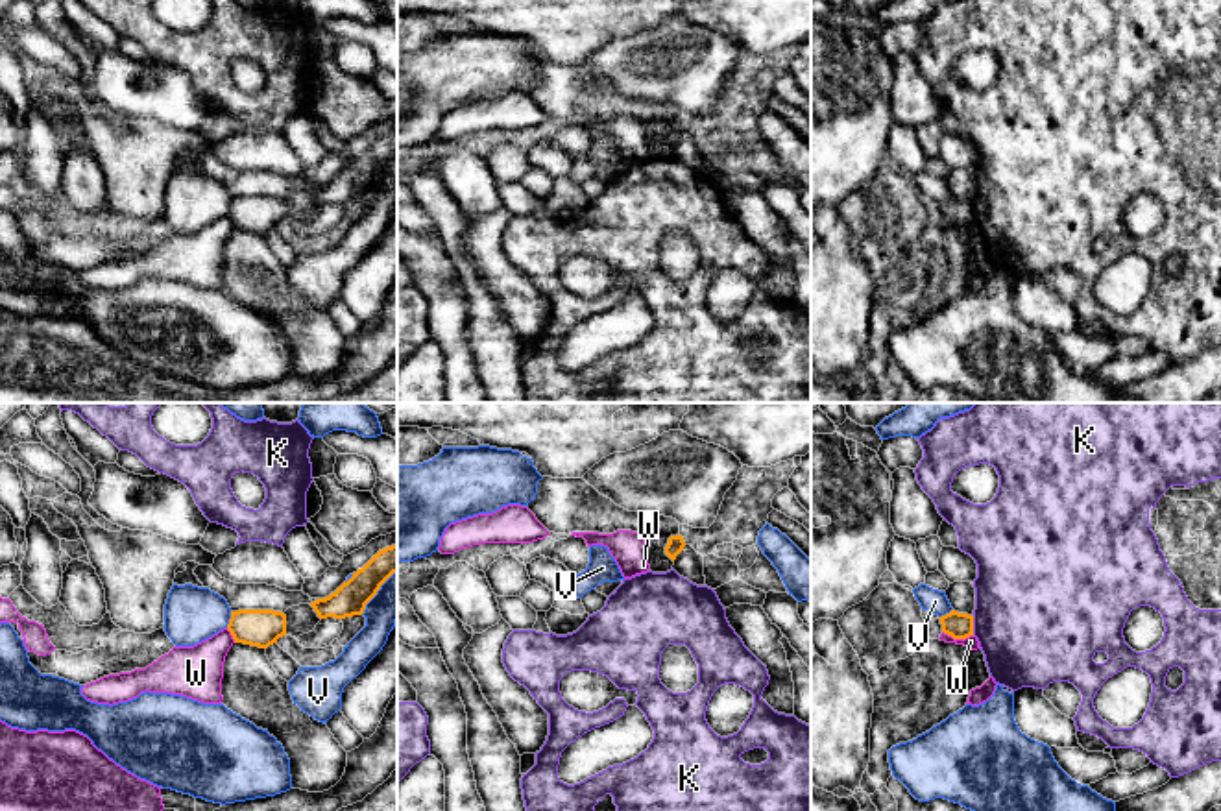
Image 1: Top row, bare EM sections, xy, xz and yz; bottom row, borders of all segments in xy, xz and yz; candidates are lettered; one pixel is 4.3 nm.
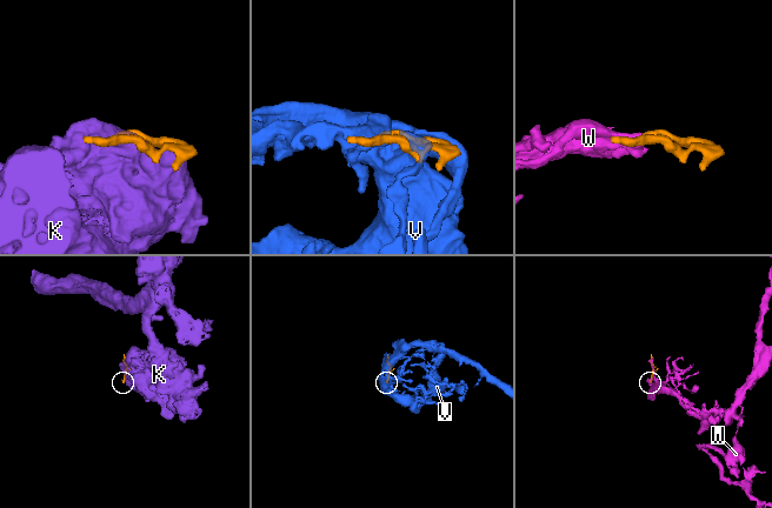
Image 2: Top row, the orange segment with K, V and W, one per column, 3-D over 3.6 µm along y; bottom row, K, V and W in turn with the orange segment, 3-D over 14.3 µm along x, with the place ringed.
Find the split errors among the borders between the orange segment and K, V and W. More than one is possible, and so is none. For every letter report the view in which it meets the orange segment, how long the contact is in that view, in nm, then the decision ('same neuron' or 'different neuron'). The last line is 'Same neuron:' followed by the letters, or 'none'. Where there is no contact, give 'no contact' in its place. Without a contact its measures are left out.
K: contact in yz; length 90 nm; different neuron
V: contact in xy; length 80 nm; different neuron
W: contact in yz; length 140 nm; different neuron
Same neuron: none

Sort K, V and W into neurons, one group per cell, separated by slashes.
K / V / W

